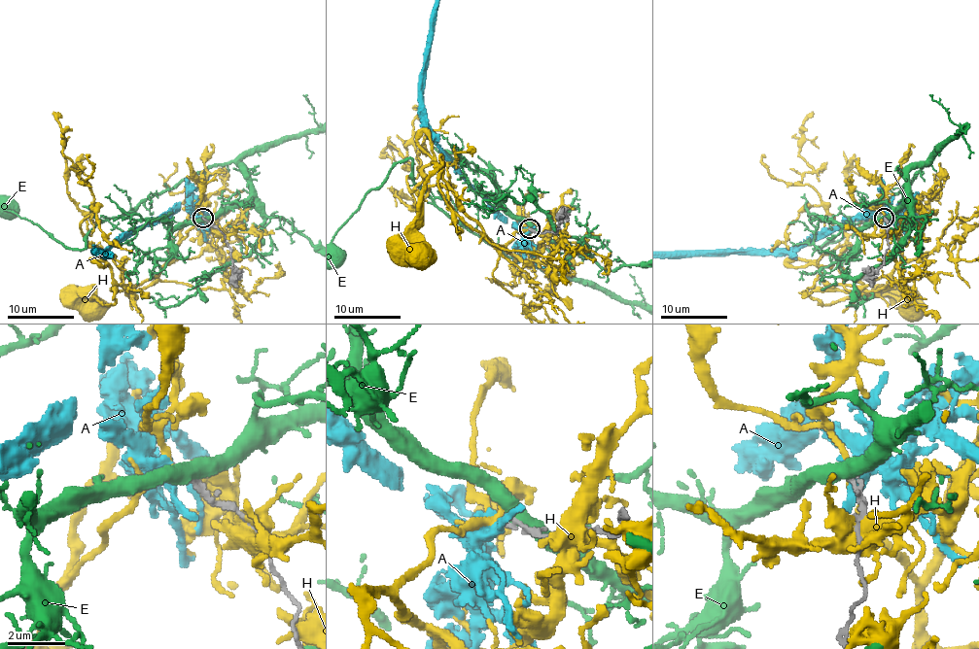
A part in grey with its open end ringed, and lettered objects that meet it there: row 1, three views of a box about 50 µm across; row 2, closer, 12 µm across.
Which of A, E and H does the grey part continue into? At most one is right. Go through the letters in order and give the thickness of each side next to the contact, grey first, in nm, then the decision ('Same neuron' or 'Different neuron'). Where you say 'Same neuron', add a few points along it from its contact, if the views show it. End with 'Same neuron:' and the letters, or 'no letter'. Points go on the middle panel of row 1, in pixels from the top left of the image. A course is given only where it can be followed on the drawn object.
A: Thickness 190 nm (grey) against 320 nm. Same neuron
E: Thickness 200 nm (grey) against 480 nm. Different neuron
H: Thickness 190 nm (grey) against 200 nm. Different neuron
Same neuron: A

